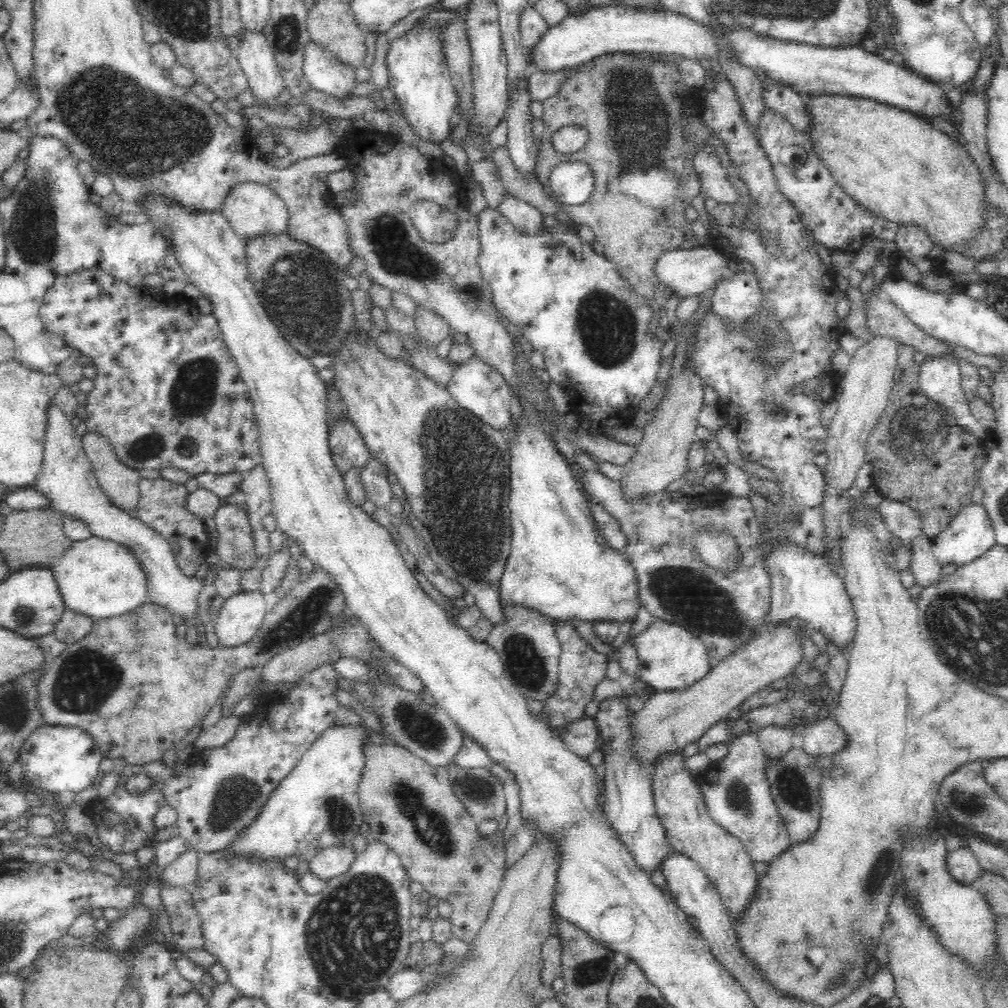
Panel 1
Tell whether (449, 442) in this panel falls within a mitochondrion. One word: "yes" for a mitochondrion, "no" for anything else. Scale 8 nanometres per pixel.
yes

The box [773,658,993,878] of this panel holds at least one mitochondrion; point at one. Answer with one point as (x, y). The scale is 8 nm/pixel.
(969, 805)

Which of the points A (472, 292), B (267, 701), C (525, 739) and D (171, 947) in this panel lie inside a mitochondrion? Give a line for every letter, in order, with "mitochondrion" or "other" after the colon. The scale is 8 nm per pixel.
A: mitochondrion
B: other
C: other
D: other

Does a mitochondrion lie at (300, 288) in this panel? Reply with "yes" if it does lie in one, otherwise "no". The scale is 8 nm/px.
yes

